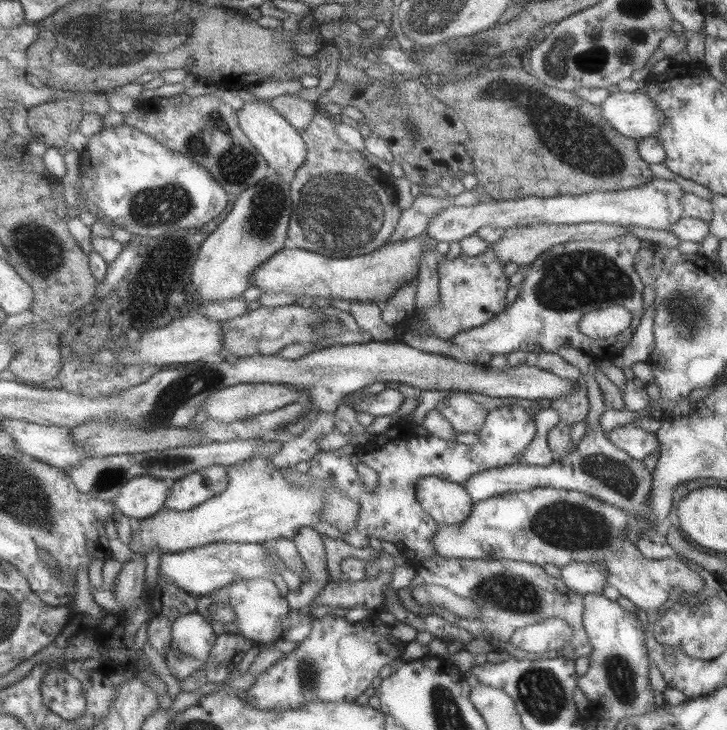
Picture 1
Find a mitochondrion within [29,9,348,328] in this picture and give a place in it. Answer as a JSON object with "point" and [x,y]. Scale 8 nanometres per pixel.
{"point":[105,42]}

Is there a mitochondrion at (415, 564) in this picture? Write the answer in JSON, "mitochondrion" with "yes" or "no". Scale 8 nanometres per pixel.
{"mitochondrion":"no"}

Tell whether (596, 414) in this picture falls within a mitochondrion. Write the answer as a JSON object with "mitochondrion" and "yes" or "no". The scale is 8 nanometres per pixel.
{"mitochondrion":"no"}

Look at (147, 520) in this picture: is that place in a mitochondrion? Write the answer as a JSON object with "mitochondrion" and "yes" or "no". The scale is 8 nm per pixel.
{"mitochondrion":"no"}

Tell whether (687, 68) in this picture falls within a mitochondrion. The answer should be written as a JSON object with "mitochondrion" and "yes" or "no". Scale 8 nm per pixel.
{"mitochondrion":"no"}

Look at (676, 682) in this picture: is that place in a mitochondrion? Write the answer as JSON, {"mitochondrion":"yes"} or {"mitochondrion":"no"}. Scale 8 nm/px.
{"mitochondrion":"no"}

